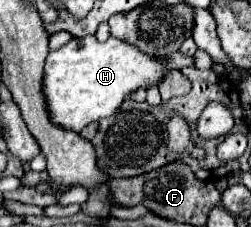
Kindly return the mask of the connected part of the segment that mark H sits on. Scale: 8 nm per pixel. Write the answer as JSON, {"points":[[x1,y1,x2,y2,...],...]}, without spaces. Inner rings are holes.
{"points":[[93,35,81,37,81,39,71,39,61,49,51,51,47,55,47,59,45,59,43,97,45,97,49,119,53,121,53,125,59,125,61,129,79,133,91,121,97,121,97,119,113,115,115,109,125,101,125,97,129,93,137,91,139,87,149,89,153,85,159,85,159,81,163,79,165,73,167,73,167,69,155,57,145,55,137,47,133,47,129,43,123,43,123,41,115,39,115,37,109,37,105,43,99,43]]}

